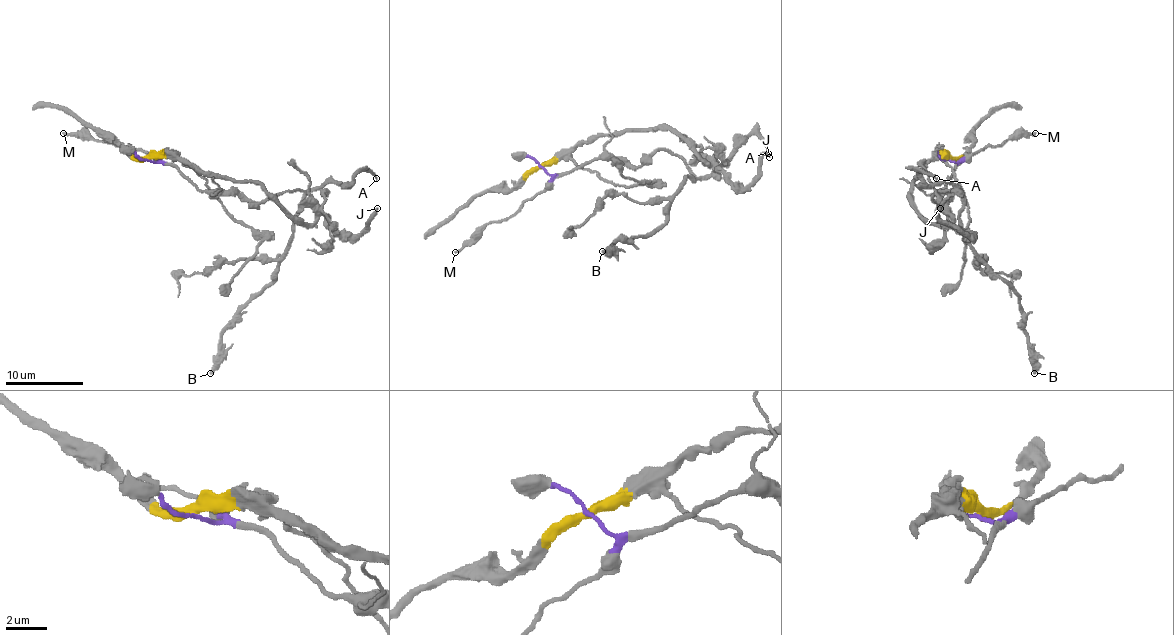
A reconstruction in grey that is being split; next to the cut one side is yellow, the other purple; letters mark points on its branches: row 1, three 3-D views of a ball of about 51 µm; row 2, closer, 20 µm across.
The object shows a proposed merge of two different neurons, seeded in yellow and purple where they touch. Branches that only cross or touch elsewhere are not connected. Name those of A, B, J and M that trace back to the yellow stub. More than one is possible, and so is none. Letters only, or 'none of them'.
J

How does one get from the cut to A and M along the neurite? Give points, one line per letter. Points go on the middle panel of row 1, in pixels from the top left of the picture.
A: (539, 167), (564, 175), (594, 159), (641, 167), (664, 149), (707, 177), (752, 134), (768, 153)
M: (539, 167), (551, 177), (551, 182), (508, 218), (484, 224), (455, 253)

